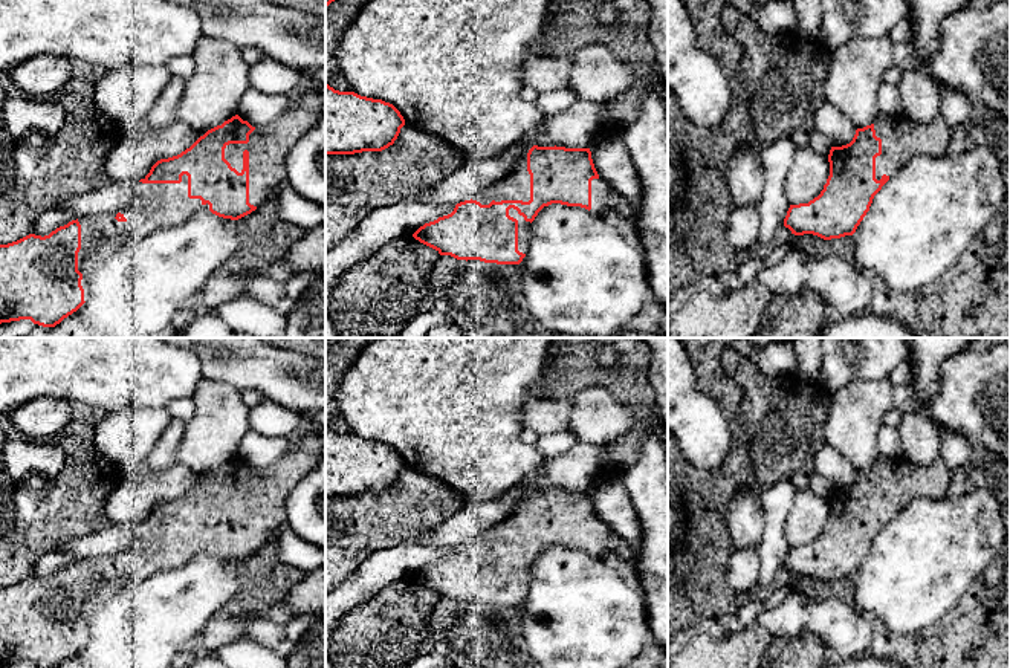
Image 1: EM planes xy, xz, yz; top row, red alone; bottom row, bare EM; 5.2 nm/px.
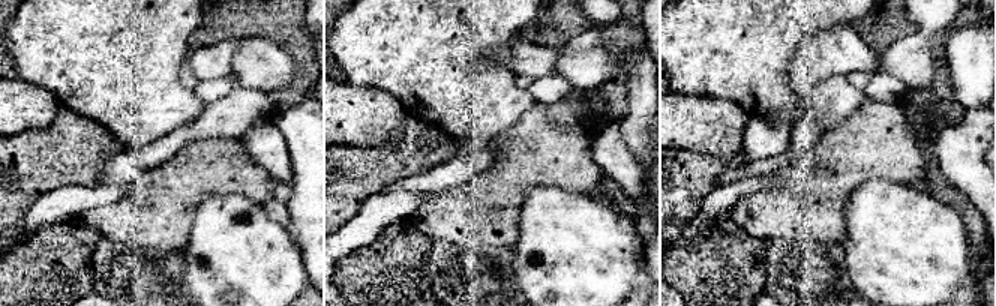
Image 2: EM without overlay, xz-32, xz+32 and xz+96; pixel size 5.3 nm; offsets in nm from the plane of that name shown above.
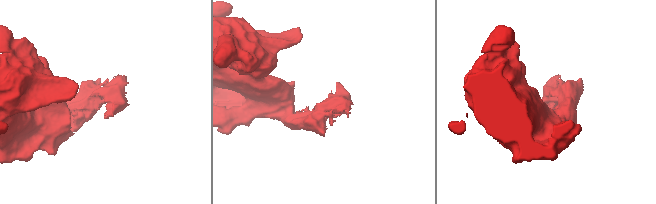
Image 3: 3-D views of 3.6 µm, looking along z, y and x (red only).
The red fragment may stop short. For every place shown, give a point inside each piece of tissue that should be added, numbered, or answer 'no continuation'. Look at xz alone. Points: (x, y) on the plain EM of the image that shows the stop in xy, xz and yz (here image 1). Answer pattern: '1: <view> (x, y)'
1: xz (515, 528)

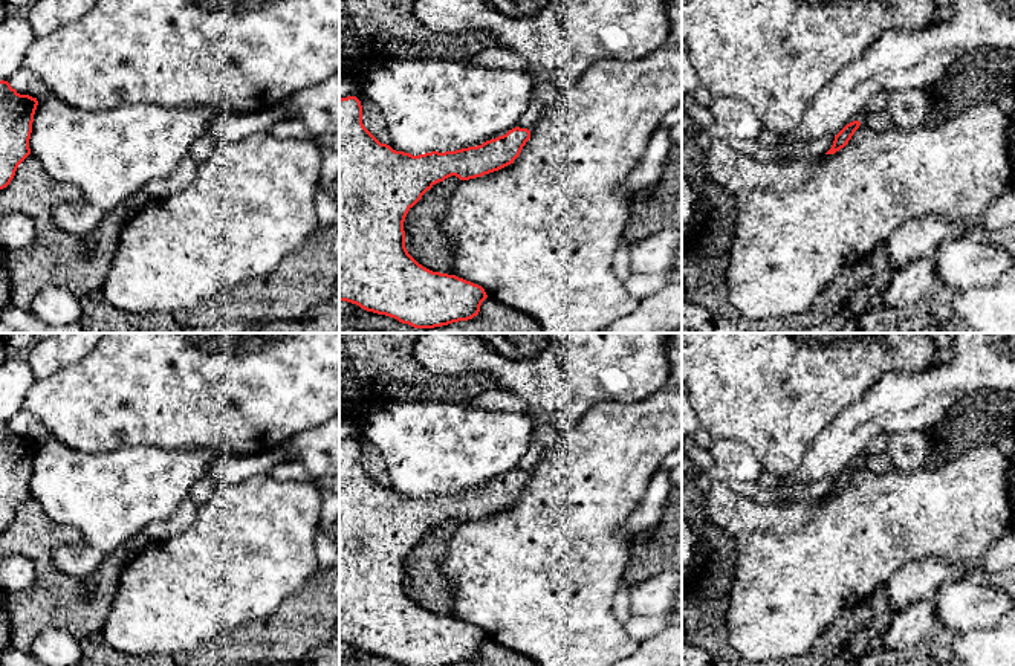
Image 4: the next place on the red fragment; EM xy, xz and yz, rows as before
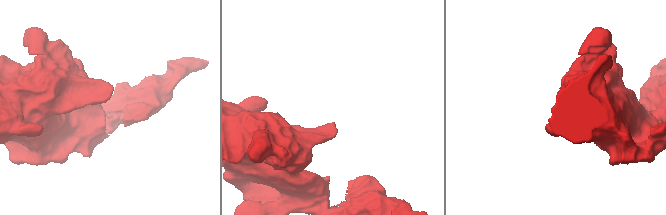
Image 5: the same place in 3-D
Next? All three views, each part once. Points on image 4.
no continuation

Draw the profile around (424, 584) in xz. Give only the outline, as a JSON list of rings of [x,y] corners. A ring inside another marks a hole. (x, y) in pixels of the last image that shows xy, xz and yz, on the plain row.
[[[451,518],[433,527],[422,541],[410,550],[405,564],[405,590],[423,609],[454,617],[454,605],[446,593],[446,582],[440,576],[440,564],[446,558],[448,544],[460,527],[460,521]]]

